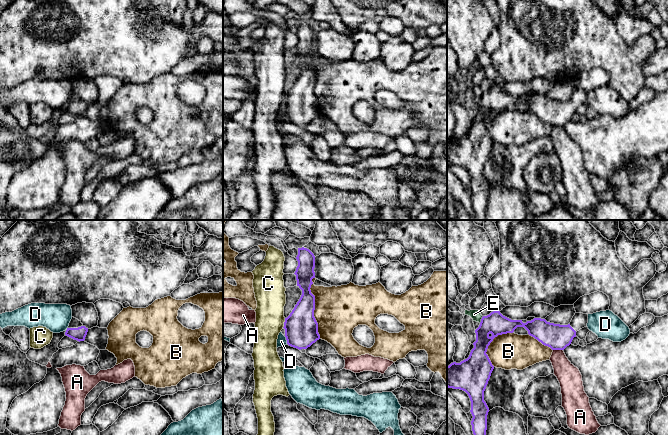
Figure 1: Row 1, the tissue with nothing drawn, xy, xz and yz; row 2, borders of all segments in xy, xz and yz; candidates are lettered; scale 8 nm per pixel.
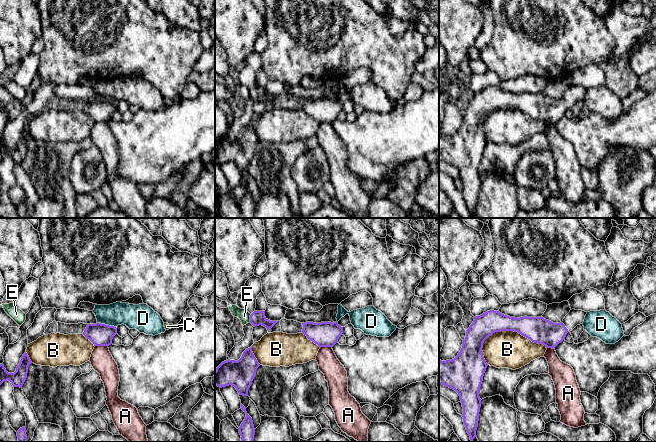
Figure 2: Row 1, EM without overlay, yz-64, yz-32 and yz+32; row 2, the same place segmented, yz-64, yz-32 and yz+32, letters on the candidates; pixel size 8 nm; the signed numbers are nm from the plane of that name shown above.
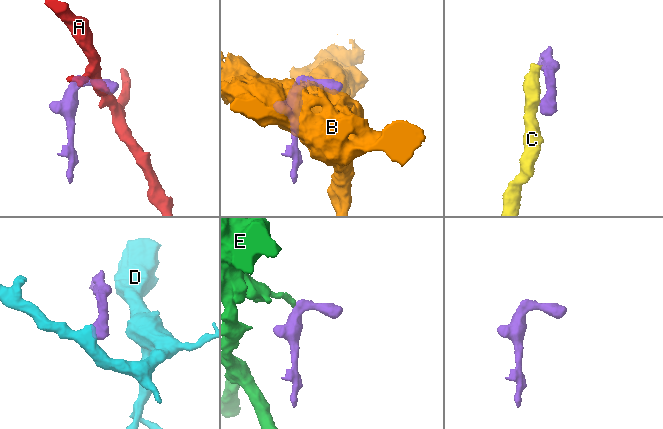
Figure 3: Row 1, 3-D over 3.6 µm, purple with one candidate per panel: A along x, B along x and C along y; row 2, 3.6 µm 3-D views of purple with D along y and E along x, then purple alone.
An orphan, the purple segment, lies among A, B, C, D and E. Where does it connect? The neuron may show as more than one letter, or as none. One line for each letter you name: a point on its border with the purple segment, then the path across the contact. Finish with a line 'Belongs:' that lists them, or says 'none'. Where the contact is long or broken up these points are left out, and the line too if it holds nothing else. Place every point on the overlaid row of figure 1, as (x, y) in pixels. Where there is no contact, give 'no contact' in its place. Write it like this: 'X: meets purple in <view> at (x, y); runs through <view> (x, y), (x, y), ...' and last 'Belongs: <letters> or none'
Belongs: none

